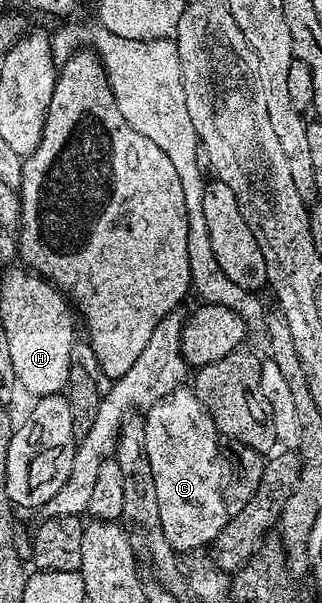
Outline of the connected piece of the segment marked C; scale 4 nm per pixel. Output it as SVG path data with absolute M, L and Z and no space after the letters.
M184 386L146 409L143 425L145 426L145 454L149 454L149 466L153 466L153 483L157 486L157 510L161 510L161 526L165 530L165 538L169 538L169 546L173 546L176 553L184 554L183 552L191 552L194 548L203 548L206 544L207 547L214 545L217 534L221 534L229 517L225 510L225 498L221 498L221 486L223 485L223 462L219 454L221 437L213 418L209 418L209 410L205 410L205 406L198 400L190 387Z

